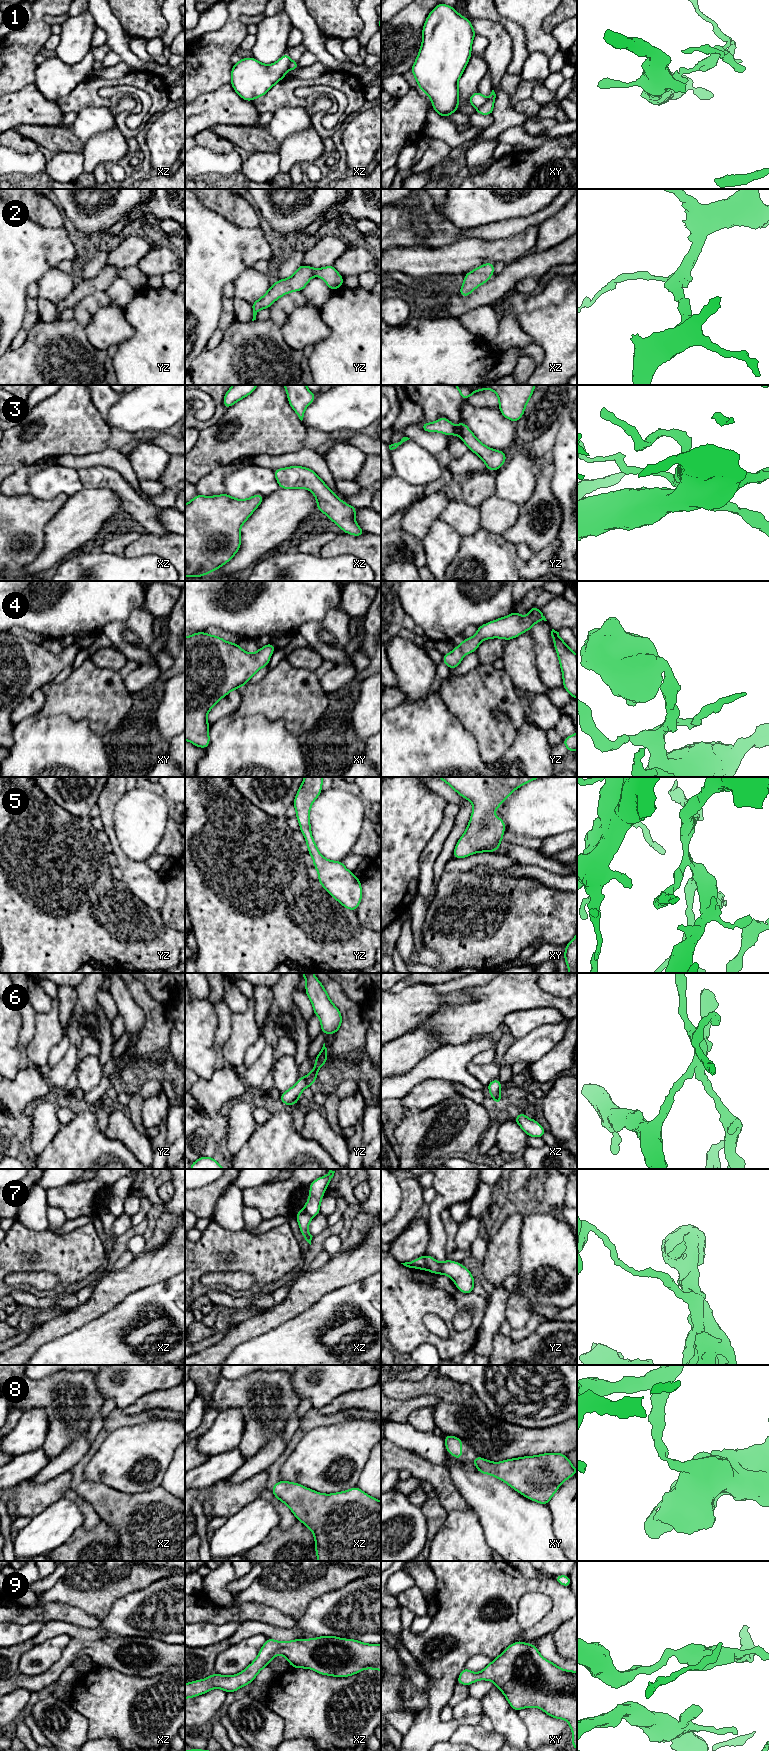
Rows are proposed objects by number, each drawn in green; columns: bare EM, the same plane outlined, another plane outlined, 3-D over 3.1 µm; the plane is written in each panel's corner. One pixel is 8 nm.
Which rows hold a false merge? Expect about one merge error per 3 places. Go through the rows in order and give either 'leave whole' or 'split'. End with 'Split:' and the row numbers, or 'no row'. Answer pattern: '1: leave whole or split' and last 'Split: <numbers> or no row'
1: split
2: leave whole
3: leave whole
4: leave whole
5: leave whole
6: leave whole
7: split
8: leave whole
9: leave whole
Split: 1, 7

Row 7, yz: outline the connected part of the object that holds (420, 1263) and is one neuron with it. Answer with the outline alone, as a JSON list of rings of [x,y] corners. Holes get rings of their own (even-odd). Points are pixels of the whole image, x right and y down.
[[[421,1256],[411,1262],[405,1262],[405,1263],[401,1263],[401,1264],[403,1264],[404,1266],[409,1267],[409,1268],[428,1270],[425,1256]]]

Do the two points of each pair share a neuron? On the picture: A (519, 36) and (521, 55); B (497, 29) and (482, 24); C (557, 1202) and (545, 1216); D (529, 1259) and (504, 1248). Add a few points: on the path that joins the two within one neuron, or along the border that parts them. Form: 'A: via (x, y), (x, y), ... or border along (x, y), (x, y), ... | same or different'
A: via (519, 41), (519, 50) | same
B: via (493, 29), (486, 28) | same
C: border along (544, 1207), (558, 1214) | different
D: border along (520, 1231), (520, 1269), (516, 1275) | different

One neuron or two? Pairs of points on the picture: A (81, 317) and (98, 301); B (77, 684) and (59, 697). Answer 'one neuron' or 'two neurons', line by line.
A: one neuron
B: one neuron

